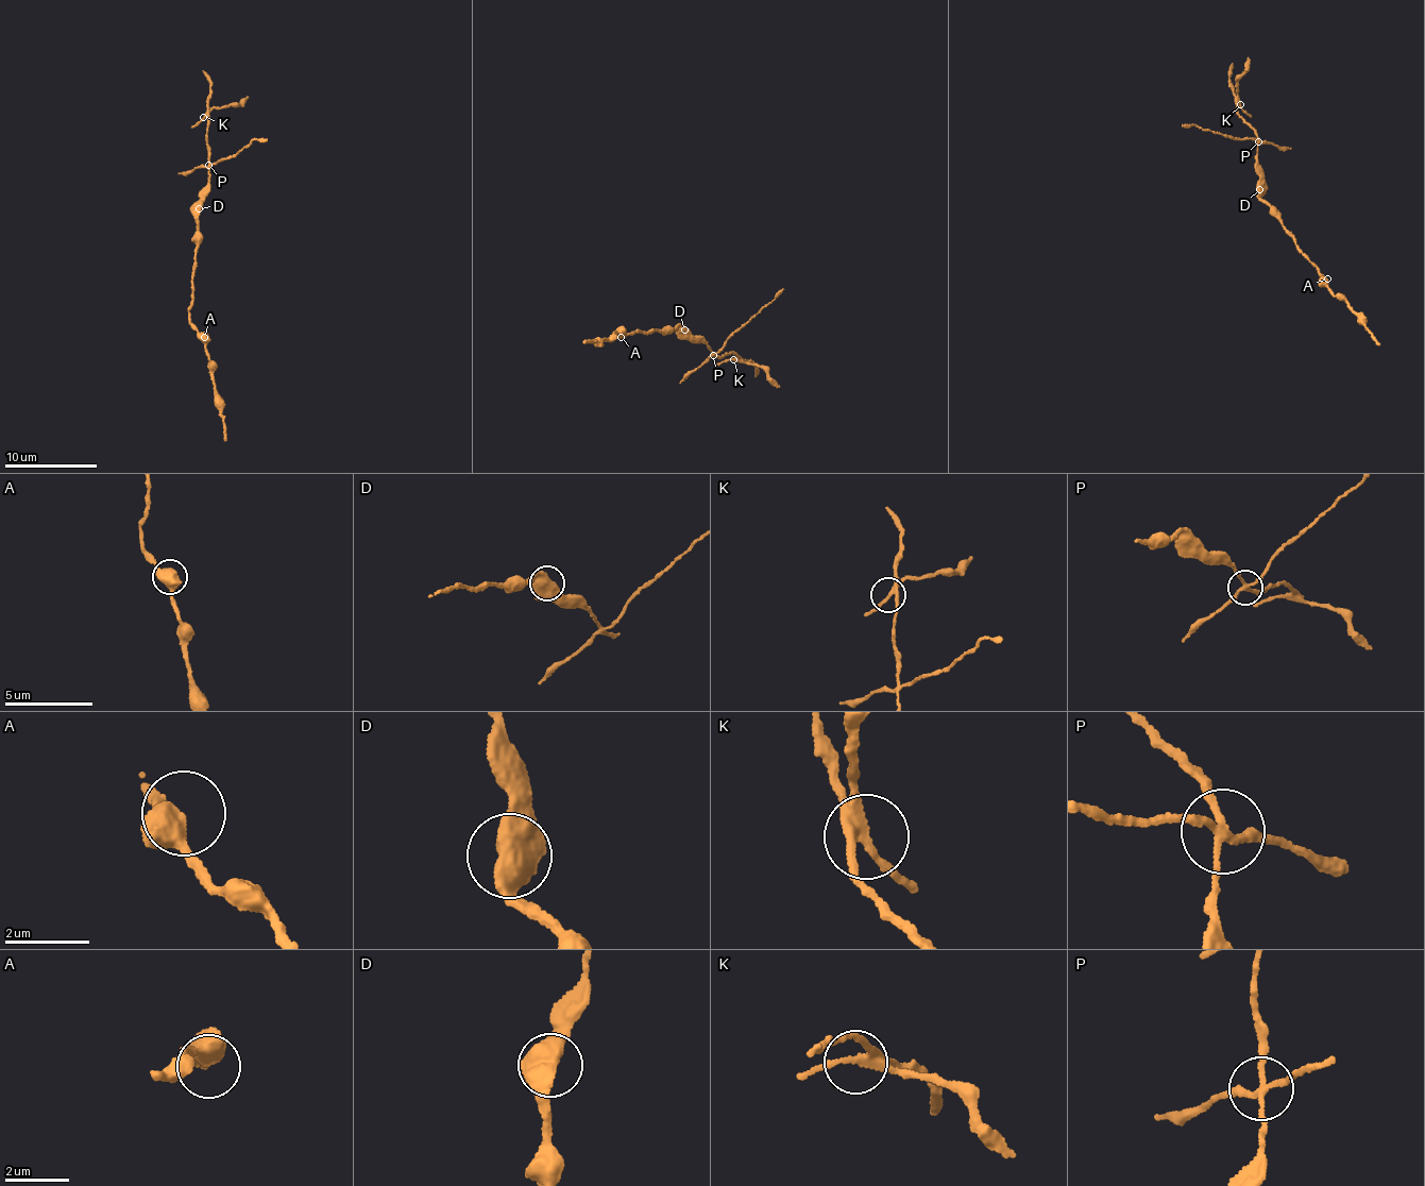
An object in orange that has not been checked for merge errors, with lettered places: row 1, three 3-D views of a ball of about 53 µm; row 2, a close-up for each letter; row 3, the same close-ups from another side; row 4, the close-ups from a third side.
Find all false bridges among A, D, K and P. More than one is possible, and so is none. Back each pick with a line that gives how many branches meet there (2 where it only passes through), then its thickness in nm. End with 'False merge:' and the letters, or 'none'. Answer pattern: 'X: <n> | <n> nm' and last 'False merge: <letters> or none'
P: 4 | 170 nm
False merge: P

